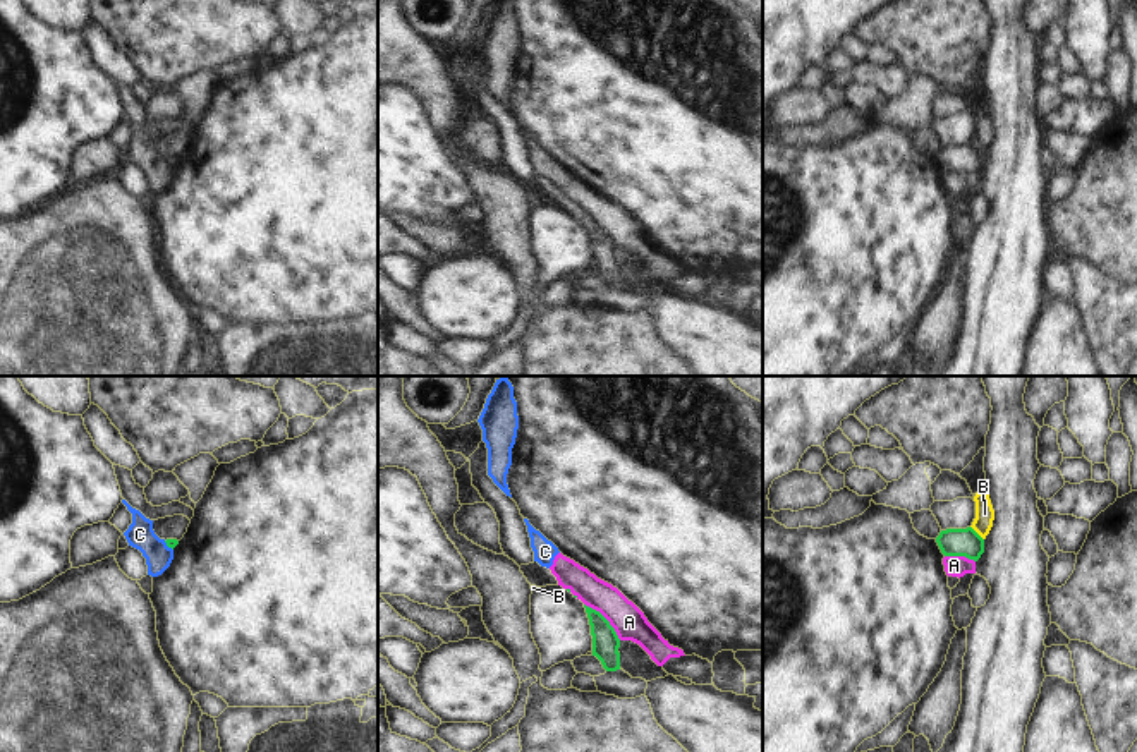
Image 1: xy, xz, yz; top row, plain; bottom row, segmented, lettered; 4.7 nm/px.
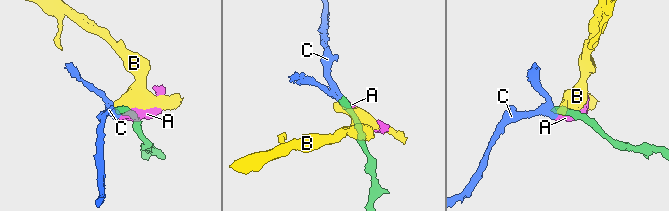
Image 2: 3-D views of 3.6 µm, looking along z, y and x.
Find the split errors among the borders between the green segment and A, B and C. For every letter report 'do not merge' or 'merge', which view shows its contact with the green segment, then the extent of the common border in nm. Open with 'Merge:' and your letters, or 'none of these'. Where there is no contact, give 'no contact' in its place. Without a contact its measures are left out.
Merge: none of these
A: do not merge; contact in xz; length 240 nm
B: do not merge; contact in yz; length 90 nm
C: do not merge; contact in xy; length 60 nm

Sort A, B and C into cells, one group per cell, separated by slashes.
A C / B

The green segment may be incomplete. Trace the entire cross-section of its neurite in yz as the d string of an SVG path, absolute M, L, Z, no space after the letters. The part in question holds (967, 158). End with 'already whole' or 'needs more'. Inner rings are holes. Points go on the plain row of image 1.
M946 144L936 153L945 172L965 172L977 177L984 168L984 155L972 144Z | already whole

